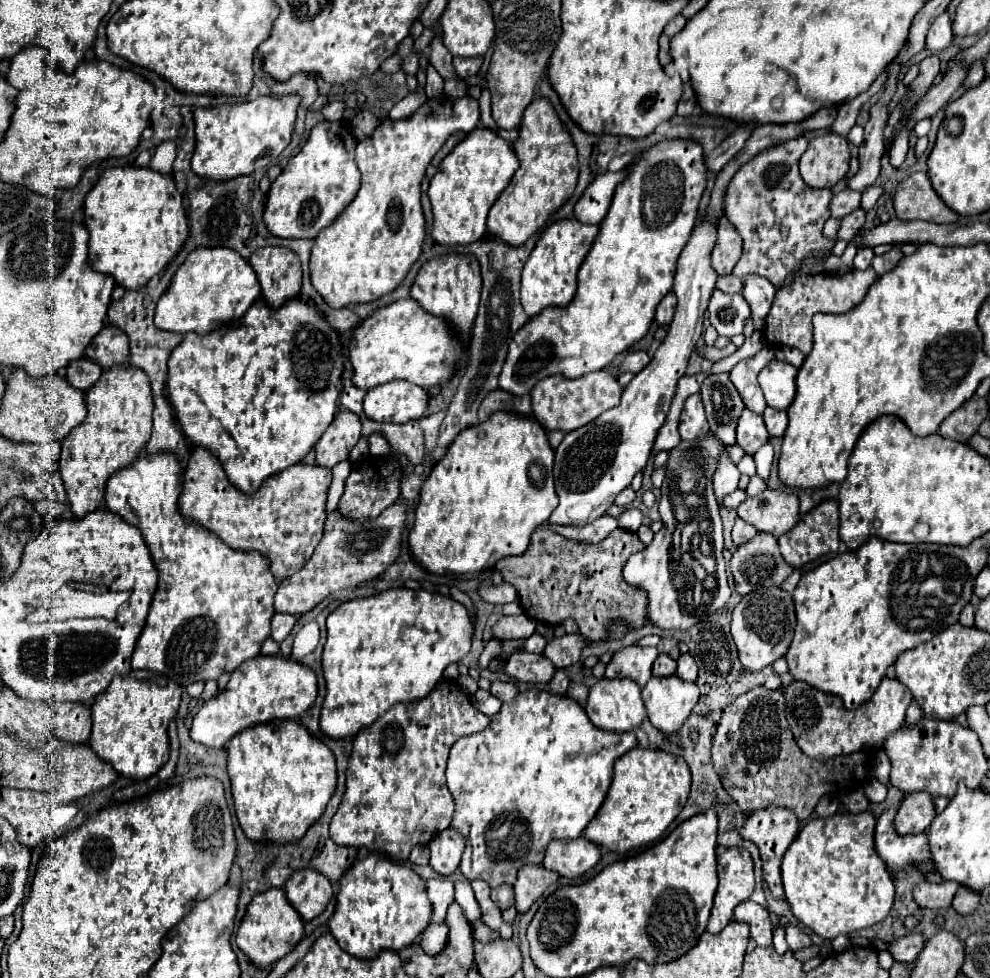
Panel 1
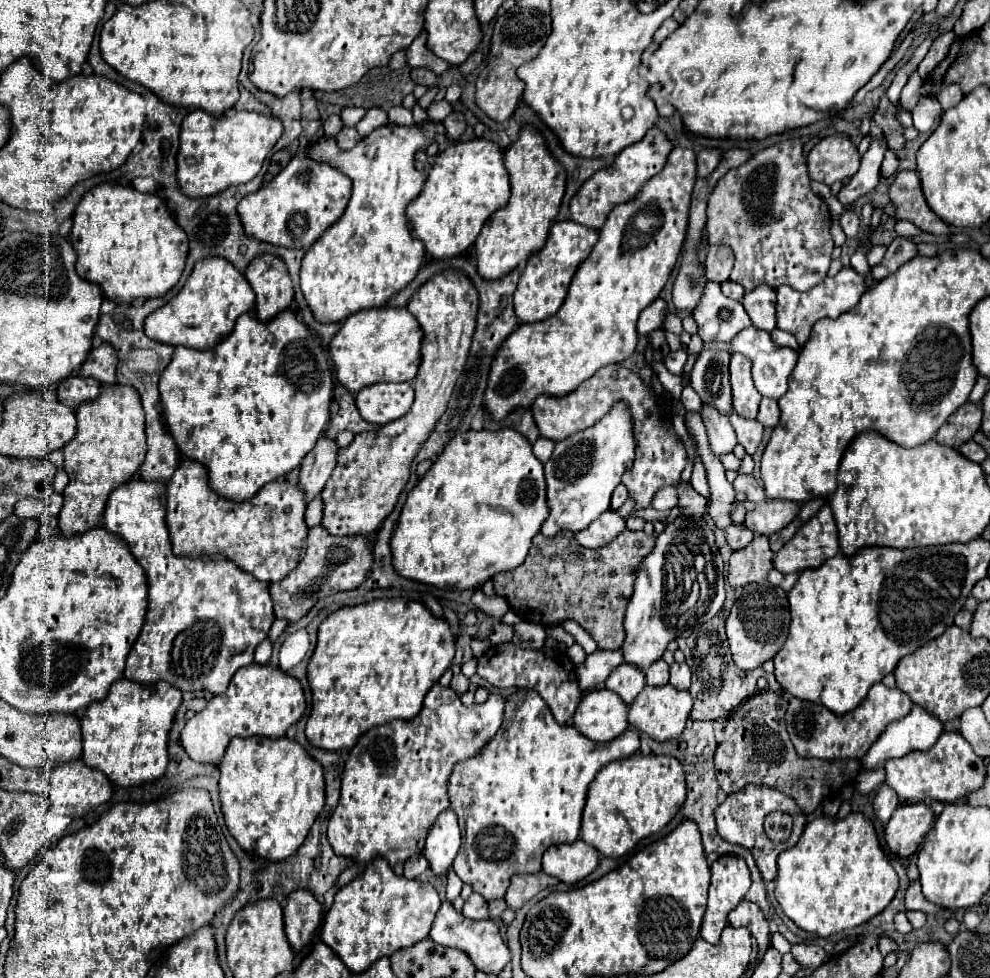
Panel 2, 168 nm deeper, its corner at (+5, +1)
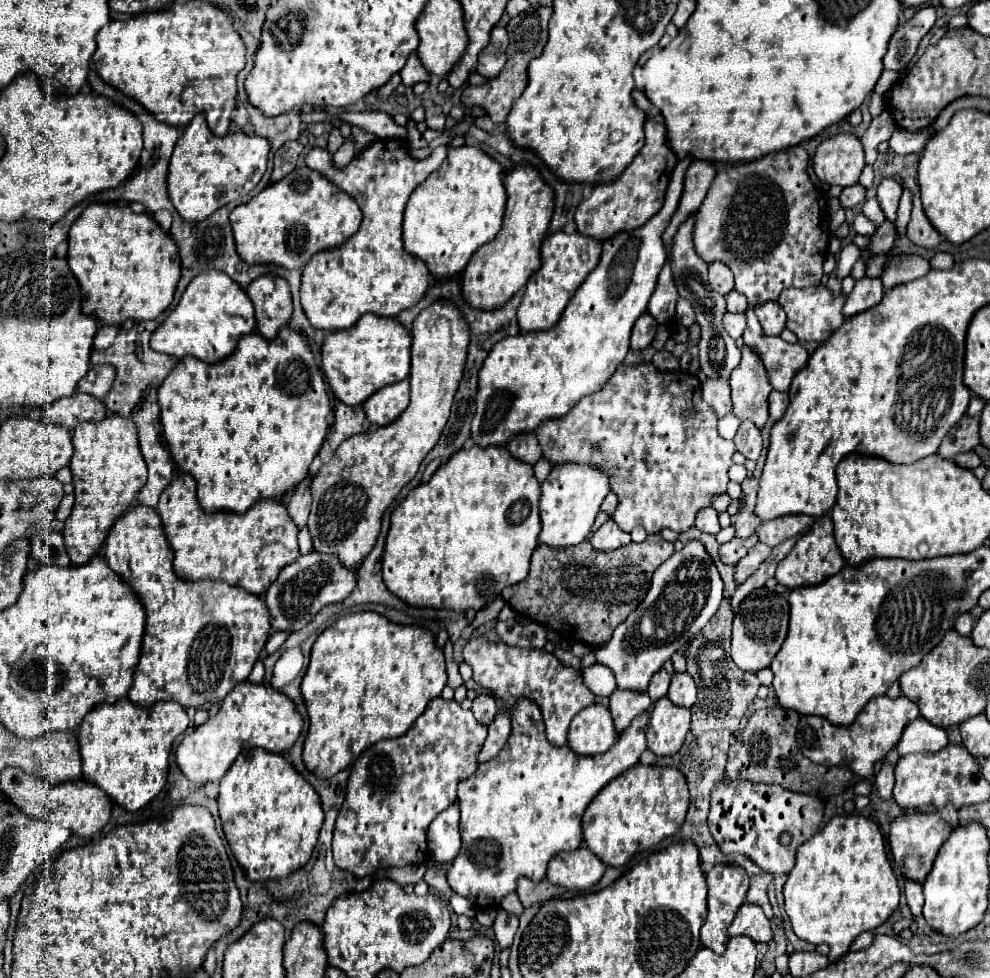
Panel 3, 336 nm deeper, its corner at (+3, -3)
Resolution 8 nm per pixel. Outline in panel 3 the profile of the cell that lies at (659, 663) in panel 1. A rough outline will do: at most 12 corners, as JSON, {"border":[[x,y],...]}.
{"border":[[663,668],[657,670],[647,688],[653,700],[669,690],[669,676]]}

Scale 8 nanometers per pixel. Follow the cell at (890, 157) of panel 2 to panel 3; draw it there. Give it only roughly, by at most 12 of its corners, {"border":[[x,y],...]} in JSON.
{"border":[[889,176],[877,190],[885,216],[895,222],[901,186]]}

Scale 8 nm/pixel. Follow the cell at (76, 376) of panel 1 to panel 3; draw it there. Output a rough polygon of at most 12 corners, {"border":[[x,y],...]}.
{"border":[[83,392],[57,400],[47,422],[73,430],[107,416],[99,398]]}

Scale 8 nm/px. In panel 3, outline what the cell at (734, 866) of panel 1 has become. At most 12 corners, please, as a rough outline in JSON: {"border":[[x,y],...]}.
{"border":[[717,864],[707,874],[709,914],[701,944],[725,952],[727,928],[745,902],[749,876]]}

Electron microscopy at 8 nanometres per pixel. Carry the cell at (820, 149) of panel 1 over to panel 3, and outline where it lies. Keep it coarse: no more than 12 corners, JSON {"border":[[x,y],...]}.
{"border":[[837,134],[813,158],[825,184],[853,186],[865,168],[861,140]]}

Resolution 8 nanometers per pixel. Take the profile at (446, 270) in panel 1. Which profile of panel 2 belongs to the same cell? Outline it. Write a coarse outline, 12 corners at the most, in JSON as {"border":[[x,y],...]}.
{"border":[[445,270],[407,310],[423,330],[415,402],[339,448],[321,492],[331,536],[369,536],[447,410],[477,290]]}

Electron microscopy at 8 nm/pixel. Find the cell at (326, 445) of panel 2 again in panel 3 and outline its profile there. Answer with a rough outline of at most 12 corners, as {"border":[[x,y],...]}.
{"border":[[311,476],[293,490],[287,504],[293,522],[303,528],[311,510]]}

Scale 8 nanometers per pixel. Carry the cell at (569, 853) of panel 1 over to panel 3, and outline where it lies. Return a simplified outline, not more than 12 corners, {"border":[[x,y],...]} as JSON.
{"border":[[587,848],[555,854],[547,880],[567,890],[599,882],[605,864]]}

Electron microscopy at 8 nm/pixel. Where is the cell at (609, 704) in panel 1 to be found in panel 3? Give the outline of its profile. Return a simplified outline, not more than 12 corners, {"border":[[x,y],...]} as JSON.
{"border":[[593,704],[569,726],[569,748],[583,756],[619,740],[611,712]]}

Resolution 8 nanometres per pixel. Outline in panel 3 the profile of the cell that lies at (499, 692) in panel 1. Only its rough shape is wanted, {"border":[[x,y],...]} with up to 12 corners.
{"border":[[479,694],[471,712],[483,724],[497,714],[491,694]]}

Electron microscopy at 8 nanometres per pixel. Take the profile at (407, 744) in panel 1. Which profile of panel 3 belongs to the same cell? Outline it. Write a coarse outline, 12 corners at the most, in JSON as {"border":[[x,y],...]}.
{"border":[[435,698],[351,766],[333,856],[423,864],[487,726]]}

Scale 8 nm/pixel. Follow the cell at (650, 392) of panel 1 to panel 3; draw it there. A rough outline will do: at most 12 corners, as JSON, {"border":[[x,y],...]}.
{"border":[[563,462],[541,484],[539,542],[581,544],[611,492],[593,464]]}

